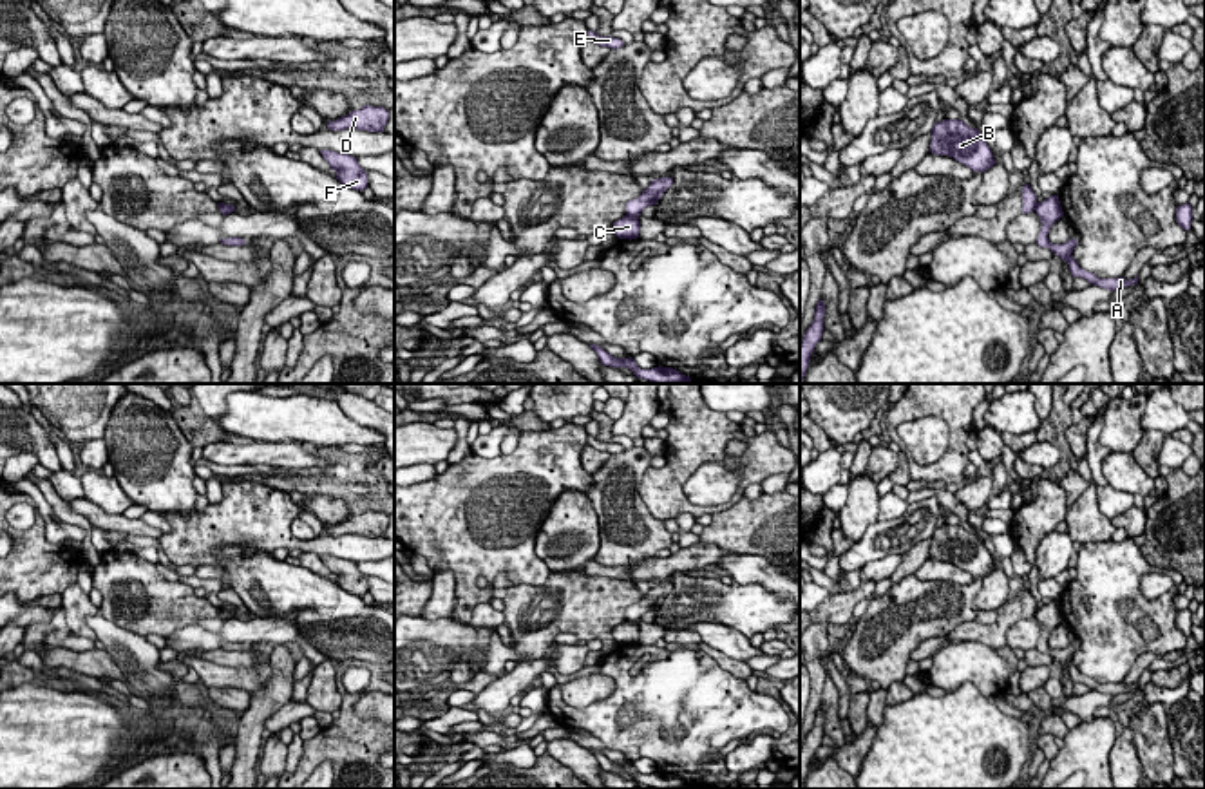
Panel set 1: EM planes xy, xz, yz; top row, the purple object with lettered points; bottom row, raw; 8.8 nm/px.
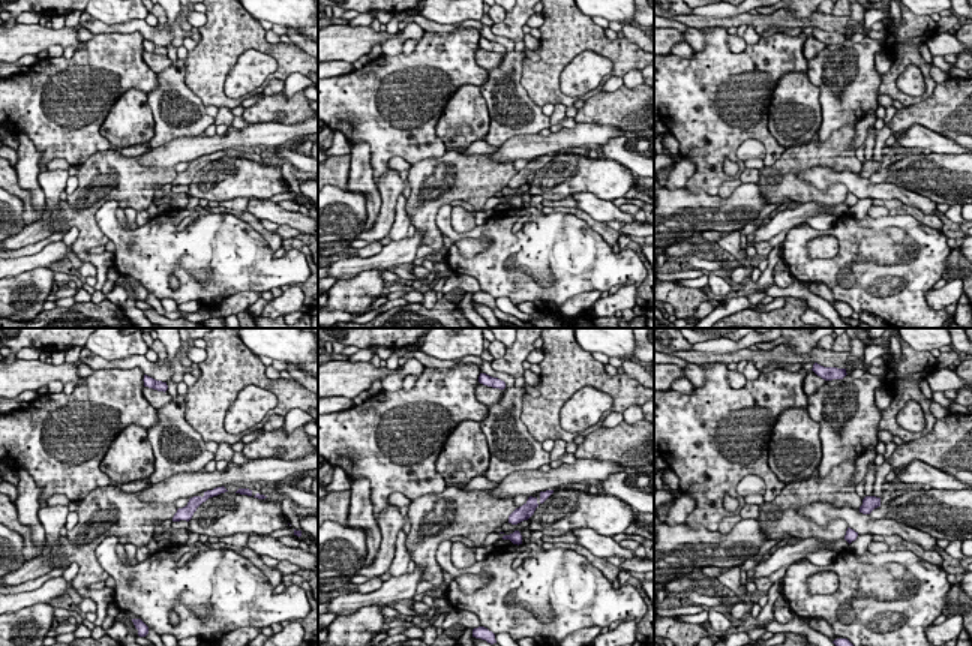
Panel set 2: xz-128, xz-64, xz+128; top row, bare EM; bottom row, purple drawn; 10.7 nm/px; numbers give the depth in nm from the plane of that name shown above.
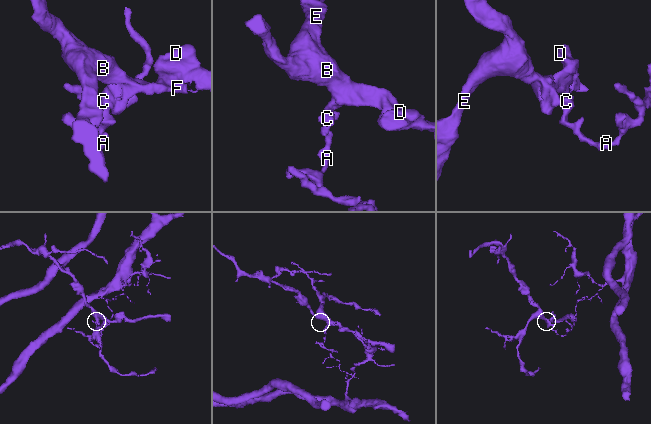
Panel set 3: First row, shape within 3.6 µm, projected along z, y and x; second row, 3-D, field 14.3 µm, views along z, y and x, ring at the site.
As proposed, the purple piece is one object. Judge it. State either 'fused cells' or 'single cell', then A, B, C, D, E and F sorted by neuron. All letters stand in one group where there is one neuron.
fused cells; groups A C / B D E F

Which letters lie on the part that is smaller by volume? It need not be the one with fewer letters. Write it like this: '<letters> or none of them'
B, D, E, F

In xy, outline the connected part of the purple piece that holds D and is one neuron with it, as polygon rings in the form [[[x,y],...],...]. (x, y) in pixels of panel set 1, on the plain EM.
[[[364,510],[360,516],[351,516],[347,521],[342,521],[335,527],[327,527],[329,536],[367,536],[367,537],[384,537],[387,530],[389,518],[384,512]]]

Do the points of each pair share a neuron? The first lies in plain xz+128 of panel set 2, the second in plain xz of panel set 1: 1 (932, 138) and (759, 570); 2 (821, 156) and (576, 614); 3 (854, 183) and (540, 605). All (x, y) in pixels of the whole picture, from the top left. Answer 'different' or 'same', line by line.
1: same
2: same
3: different

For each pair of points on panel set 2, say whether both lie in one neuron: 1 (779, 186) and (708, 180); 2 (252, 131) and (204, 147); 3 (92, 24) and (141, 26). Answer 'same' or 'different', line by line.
1: different
2: same
3: same

